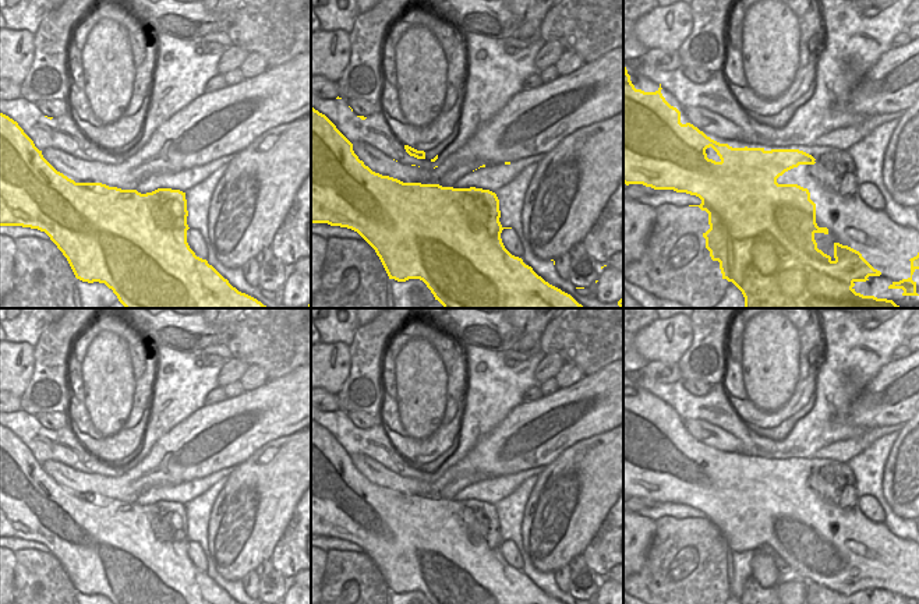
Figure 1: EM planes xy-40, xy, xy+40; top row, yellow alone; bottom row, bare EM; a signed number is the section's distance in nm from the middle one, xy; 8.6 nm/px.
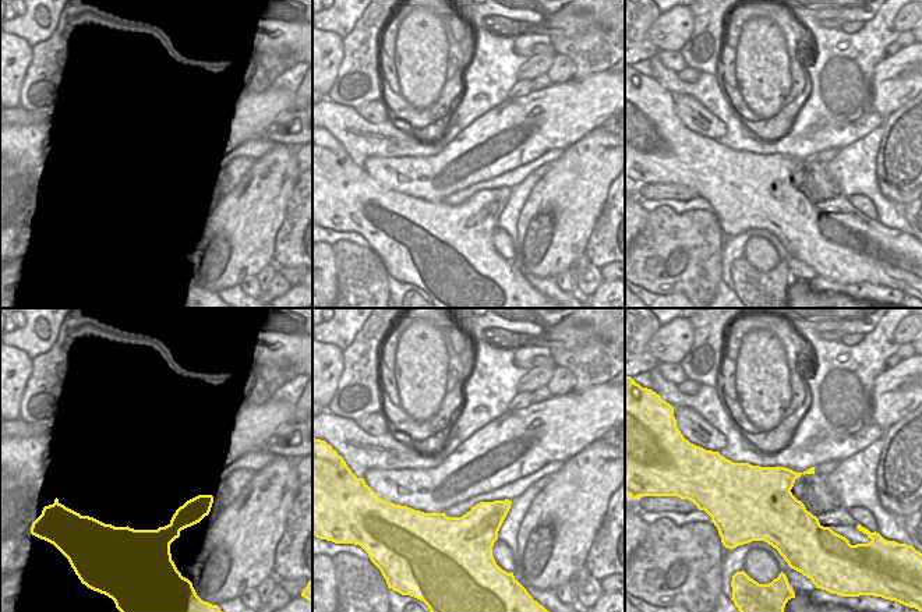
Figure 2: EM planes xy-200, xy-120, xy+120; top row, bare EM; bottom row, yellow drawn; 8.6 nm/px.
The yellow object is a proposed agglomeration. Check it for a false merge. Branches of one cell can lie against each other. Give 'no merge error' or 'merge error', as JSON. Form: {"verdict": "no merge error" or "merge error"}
{"verdict": "merge error"}

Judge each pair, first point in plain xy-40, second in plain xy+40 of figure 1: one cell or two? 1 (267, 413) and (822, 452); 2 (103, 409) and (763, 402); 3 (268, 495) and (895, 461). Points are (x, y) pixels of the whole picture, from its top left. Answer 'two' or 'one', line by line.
1: one
2: one
3: one

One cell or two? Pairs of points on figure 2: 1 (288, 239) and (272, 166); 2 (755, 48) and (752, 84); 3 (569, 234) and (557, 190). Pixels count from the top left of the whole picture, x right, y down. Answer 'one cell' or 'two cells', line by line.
1: two cells
2: one cell
3: one cell

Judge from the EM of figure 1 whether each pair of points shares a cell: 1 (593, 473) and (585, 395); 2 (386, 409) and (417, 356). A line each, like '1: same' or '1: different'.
1: different
2: different

